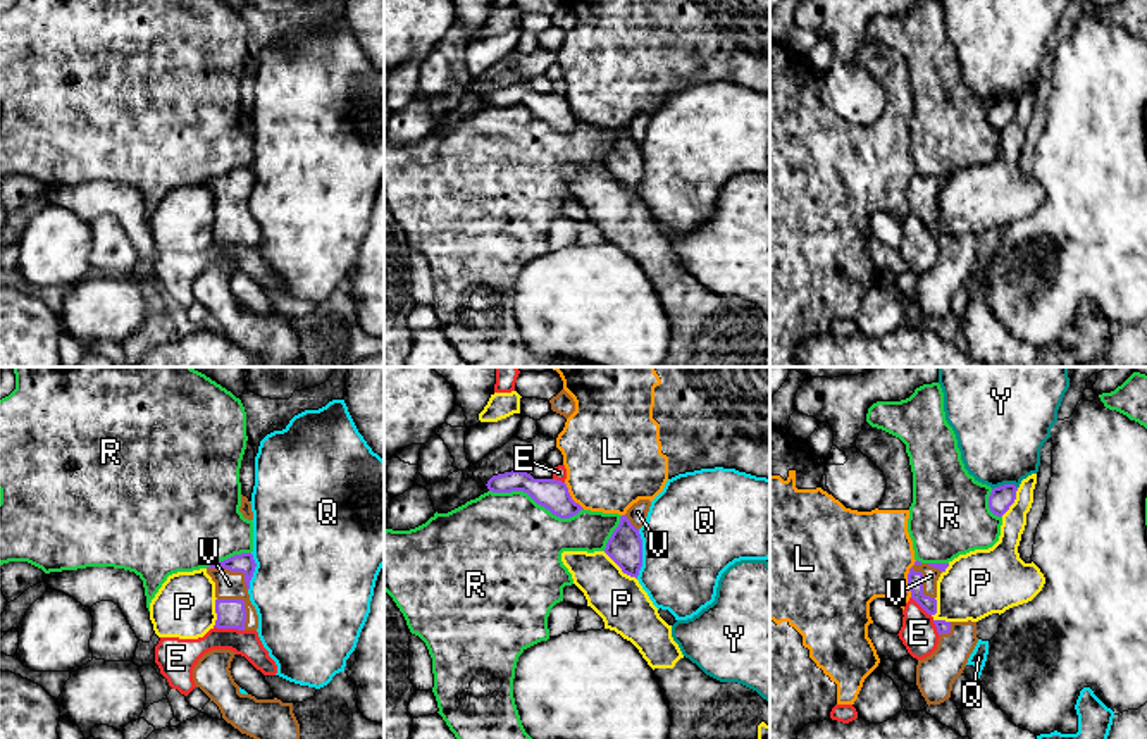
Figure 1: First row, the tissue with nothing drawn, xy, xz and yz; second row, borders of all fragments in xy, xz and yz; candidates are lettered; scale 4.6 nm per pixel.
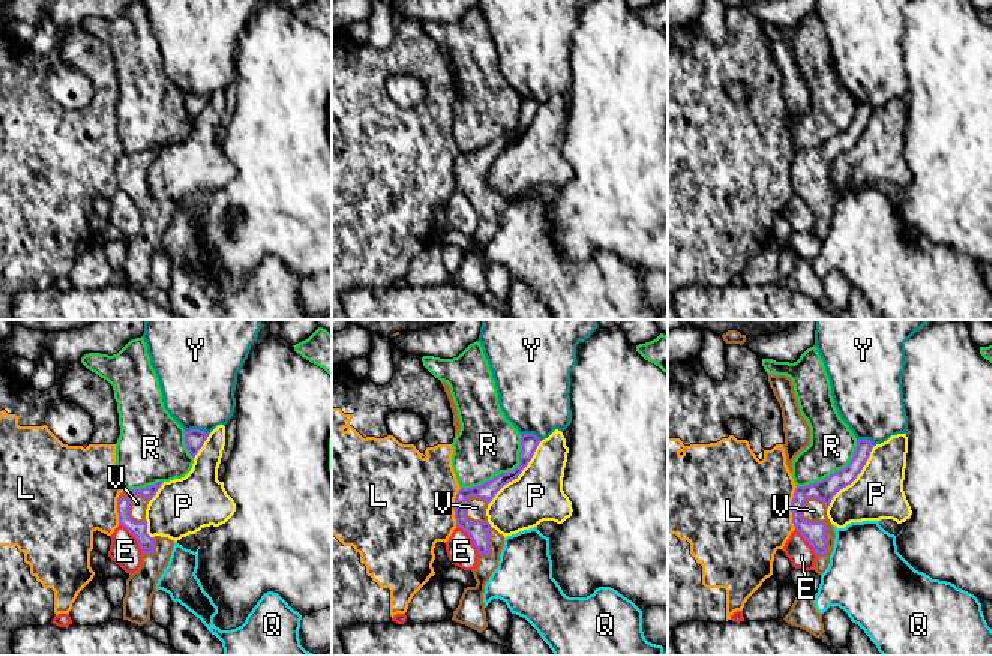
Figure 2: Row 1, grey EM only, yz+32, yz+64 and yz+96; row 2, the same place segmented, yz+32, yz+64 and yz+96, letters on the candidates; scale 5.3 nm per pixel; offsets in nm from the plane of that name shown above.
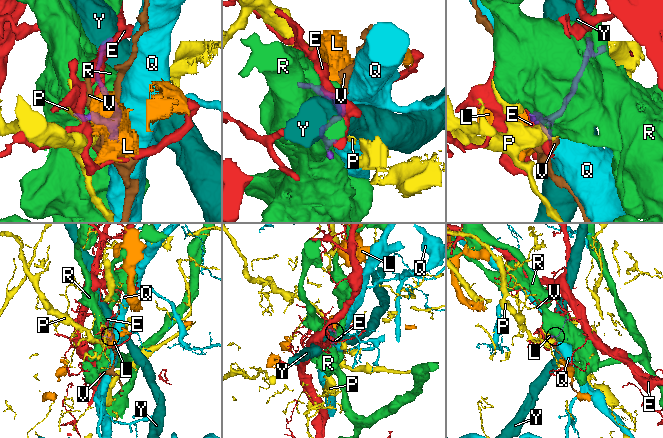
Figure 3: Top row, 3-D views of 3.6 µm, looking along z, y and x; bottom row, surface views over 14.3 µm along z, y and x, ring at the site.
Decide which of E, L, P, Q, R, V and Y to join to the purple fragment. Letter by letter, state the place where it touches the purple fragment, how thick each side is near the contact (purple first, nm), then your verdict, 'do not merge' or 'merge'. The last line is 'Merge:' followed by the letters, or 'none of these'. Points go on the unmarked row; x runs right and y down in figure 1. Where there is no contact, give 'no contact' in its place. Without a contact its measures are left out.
E: contact xy (229, 242); calibres 140 and 140 nm; do not merge
L: contact yz (908, 193); calibres 80 and 420 nm; do not merge
P: contact xz (620, 181); calibres 160 and 240 nm; do not merge
Q: contact xz (641, 167); calibres 160 and 460 nm; do not merge
R: contact xz (536, 116); calibres 150 and 500 nm; do not merge
V: contact xy (243, 217); calibres 140 and 130 nm; merge
Y: contact yz (1004, 99); calibres 110 and 400 nm; do not merge
Merge: V

